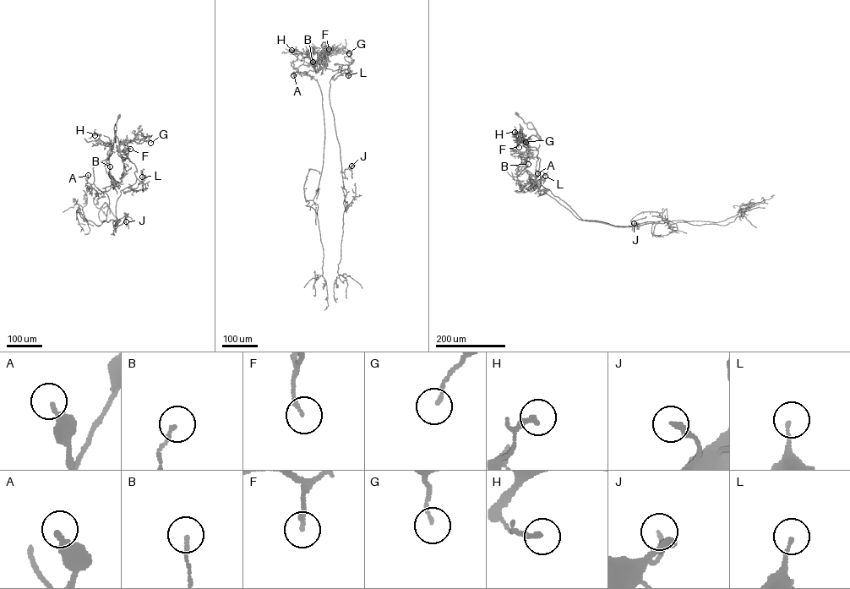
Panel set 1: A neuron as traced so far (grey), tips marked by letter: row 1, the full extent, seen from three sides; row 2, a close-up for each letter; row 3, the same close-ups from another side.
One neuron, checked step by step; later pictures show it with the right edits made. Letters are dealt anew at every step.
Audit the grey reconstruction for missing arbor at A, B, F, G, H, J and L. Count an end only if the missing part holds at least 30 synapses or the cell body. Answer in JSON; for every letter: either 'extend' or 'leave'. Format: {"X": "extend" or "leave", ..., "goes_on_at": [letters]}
{"A": "leave", "B": "leave", "F": "leave", "G": "leave", "H": "leave", "J": "leave", "L": "leave", "goes_on_at": []}

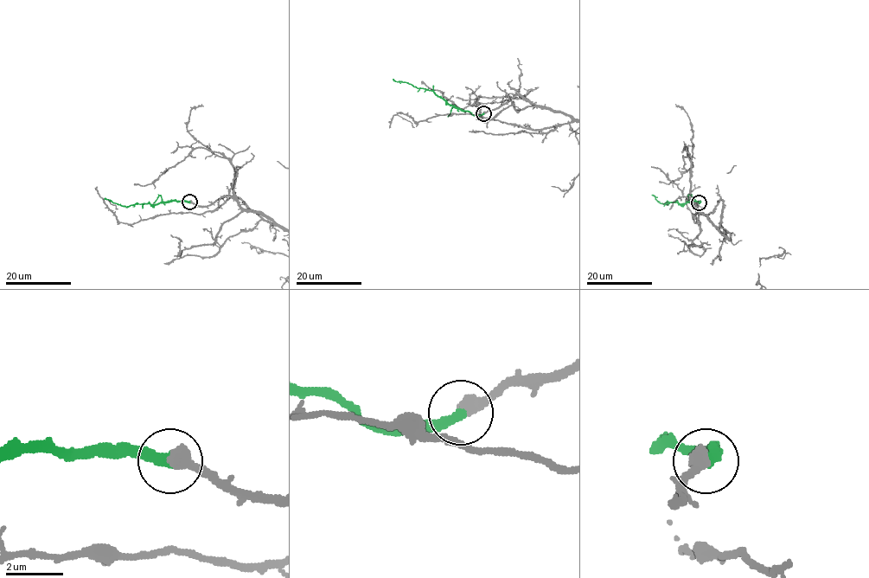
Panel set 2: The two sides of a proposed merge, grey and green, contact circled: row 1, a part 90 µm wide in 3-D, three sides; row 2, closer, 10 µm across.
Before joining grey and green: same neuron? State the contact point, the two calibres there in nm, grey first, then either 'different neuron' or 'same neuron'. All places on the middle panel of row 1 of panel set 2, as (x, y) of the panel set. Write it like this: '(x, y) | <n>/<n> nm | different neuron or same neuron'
(483, 113) | 500/400 nm | same neuron

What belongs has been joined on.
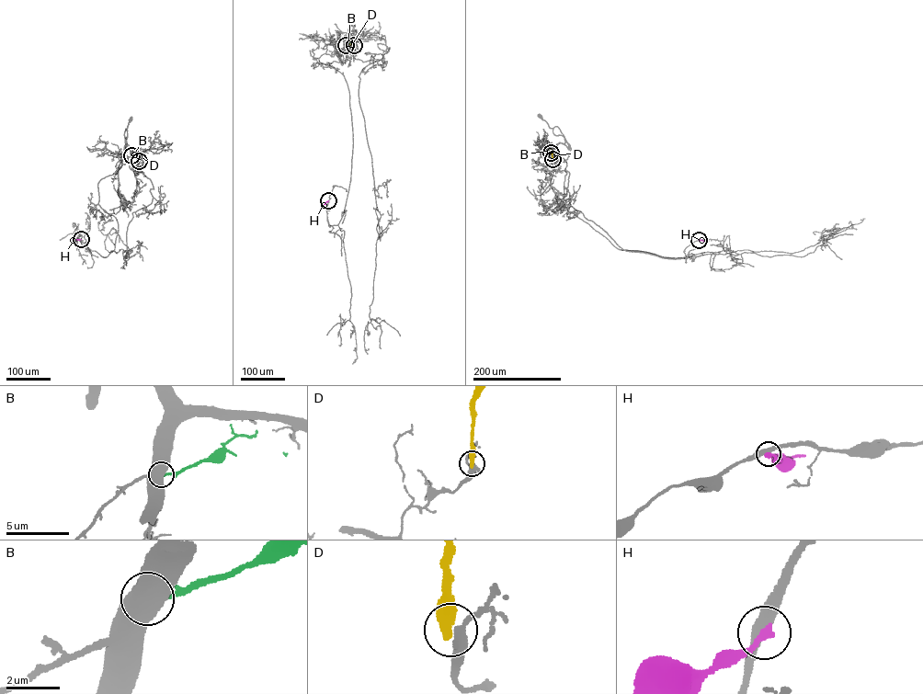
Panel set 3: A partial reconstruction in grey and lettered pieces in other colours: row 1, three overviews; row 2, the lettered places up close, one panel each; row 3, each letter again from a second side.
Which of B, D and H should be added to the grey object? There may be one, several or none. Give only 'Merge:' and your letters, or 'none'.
Merge: none

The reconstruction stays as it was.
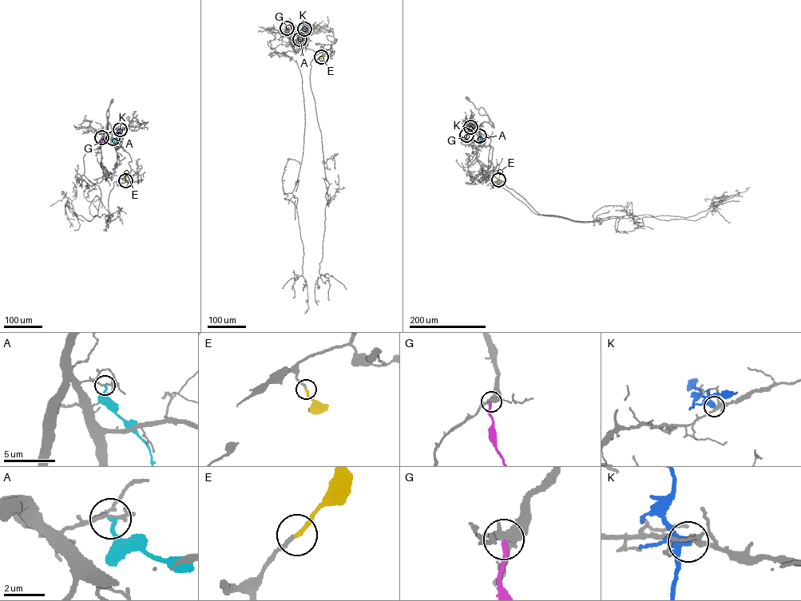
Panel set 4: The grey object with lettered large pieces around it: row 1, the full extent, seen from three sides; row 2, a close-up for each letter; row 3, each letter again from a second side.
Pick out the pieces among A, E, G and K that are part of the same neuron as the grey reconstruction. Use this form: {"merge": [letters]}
{"merge": ["E"]}

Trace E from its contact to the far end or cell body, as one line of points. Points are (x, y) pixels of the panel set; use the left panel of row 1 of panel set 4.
E: (125, 181), (127, 171)

